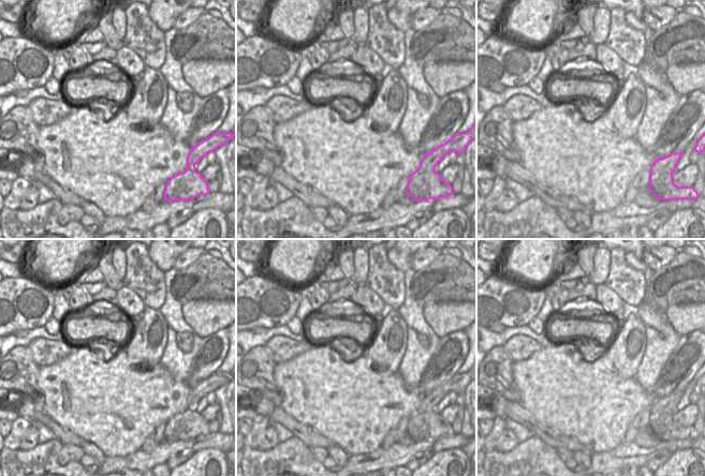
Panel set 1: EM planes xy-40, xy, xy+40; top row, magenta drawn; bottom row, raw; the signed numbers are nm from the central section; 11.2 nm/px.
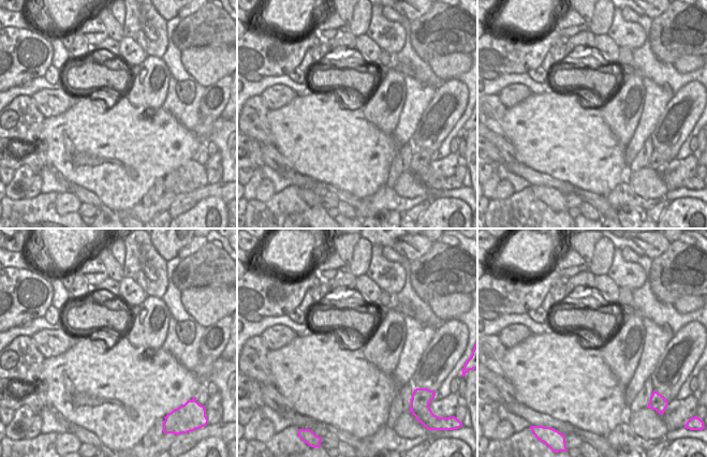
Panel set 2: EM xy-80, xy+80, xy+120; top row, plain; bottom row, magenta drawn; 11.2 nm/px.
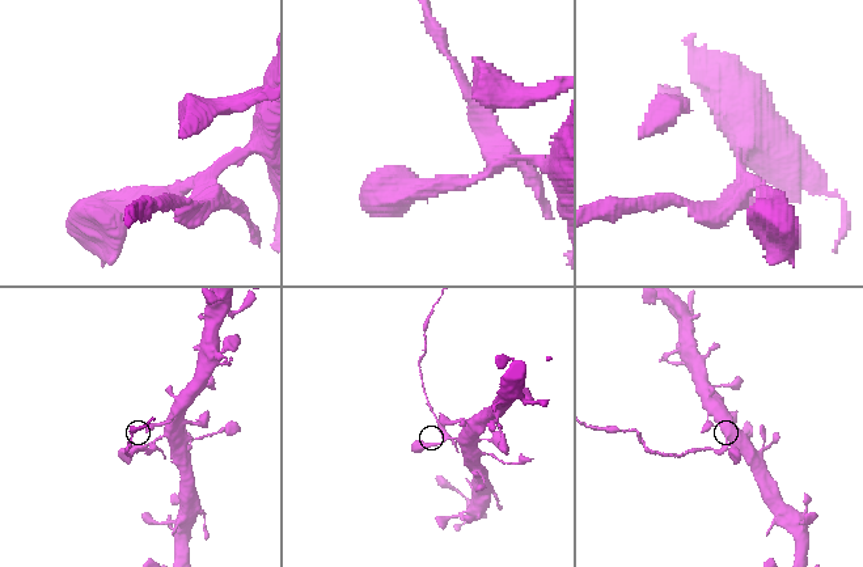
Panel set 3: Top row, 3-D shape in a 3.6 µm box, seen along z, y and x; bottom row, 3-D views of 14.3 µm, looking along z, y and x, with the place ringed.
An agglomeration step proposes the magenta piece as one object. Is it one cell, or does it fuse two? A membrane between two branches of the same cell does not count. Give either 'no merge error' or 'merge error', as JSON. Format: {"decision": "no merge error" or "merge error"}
{"decision": "merge error"}

